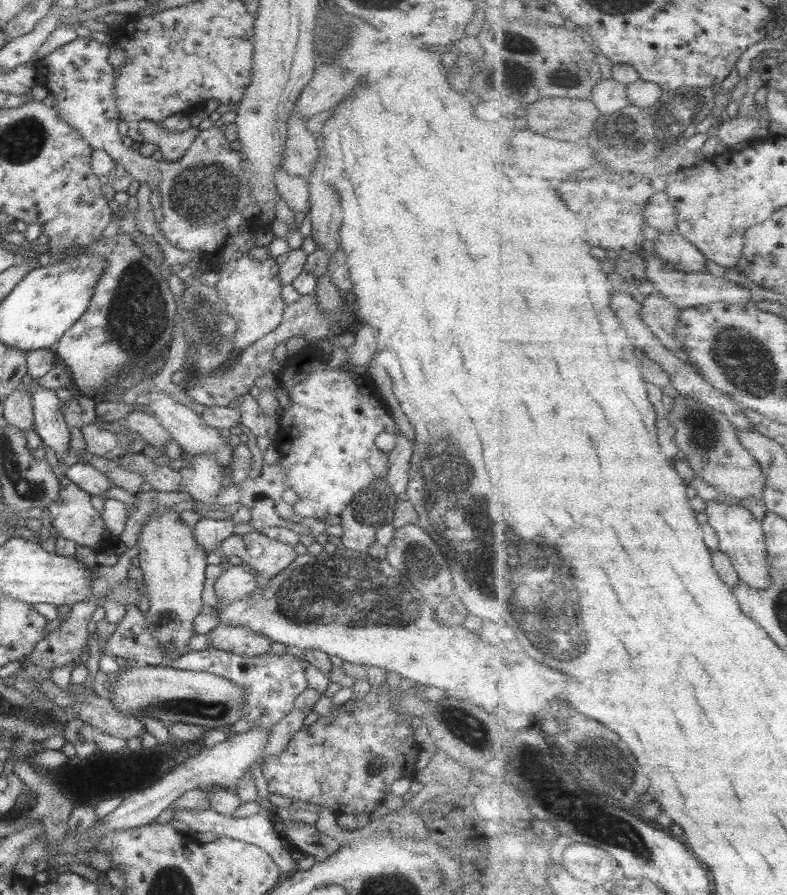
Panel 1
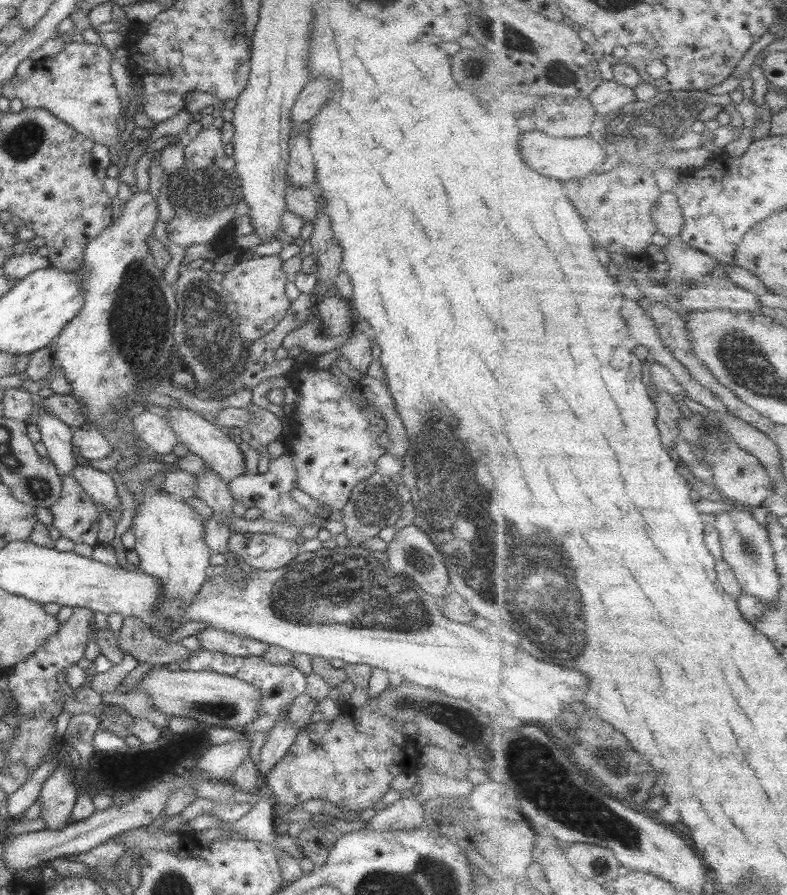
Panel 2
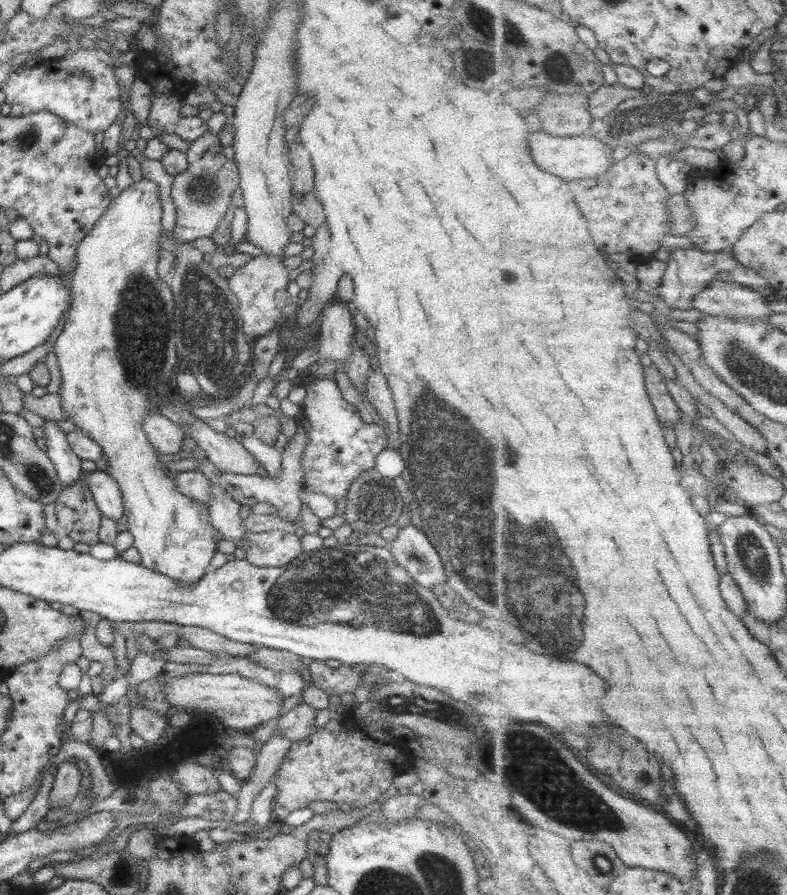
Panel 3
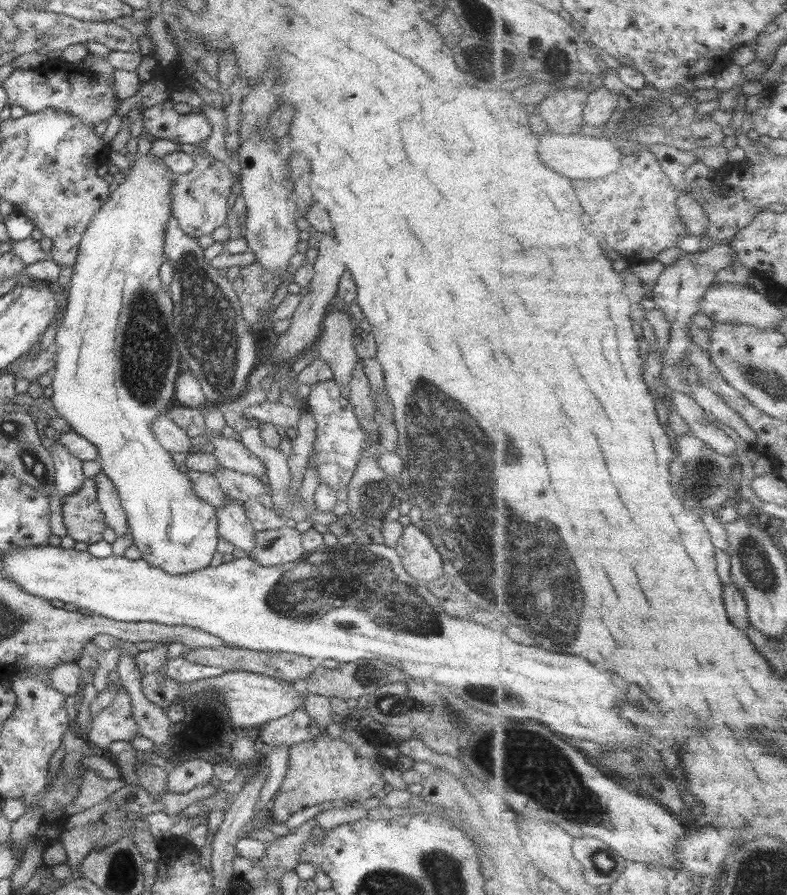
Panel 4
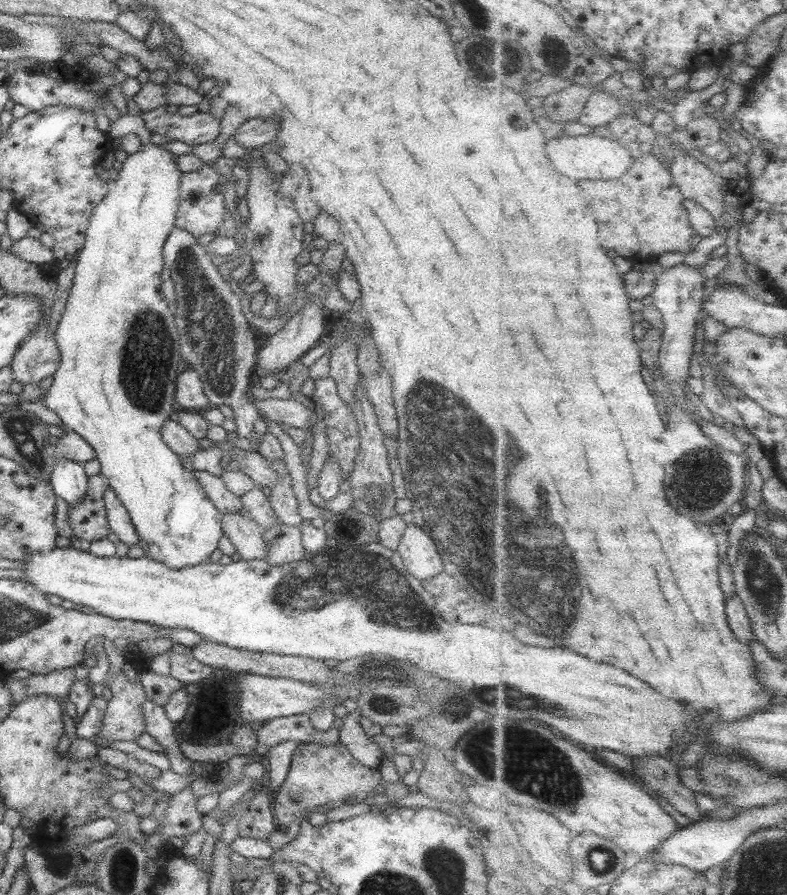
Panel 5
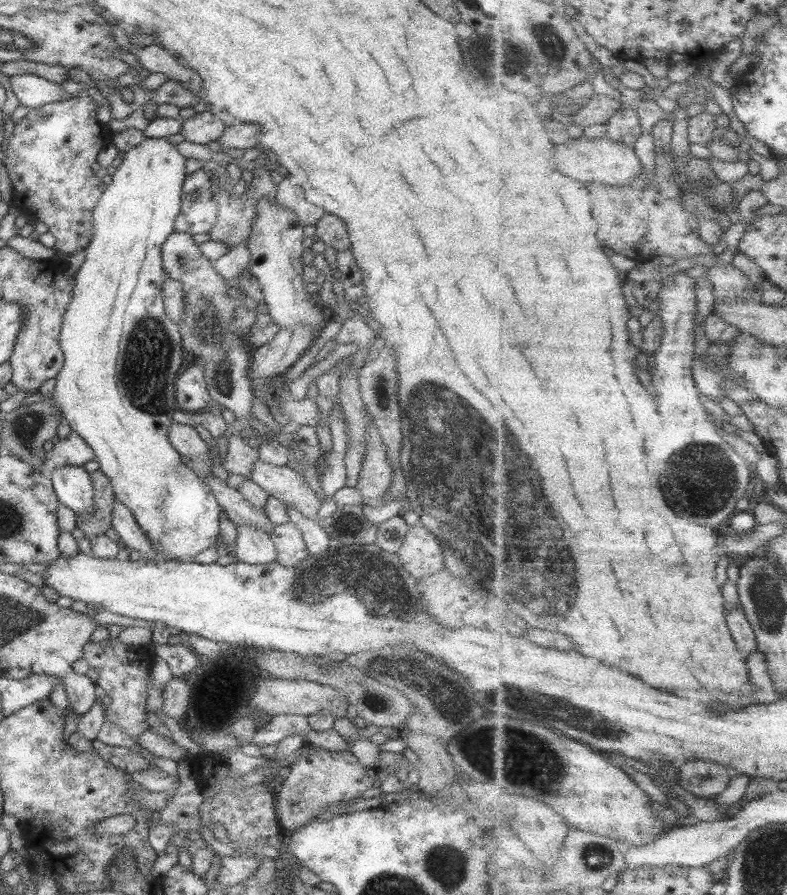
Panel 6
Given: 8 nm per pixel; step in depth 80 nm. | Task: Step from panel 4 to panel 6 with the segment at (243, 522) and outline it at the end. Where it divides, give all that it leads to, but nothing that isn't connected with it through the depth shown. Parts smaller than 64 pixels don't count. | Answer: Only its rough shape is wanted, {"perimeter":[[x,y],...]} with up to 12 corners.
{"perimeter":[[234,525],[235,557],[243,563],[275,562],[267,532]]}

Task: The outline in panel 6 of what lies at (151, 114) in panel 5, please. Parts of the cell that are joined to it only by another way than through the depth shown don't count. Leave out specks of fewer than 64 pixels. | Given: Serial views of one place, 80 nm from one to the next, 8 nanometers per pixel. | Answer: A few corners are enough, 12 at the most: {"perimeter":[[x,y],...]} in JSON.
{"perimeter":[[209,111],[181,121],[176,140],[207,145],[224,125]]}

